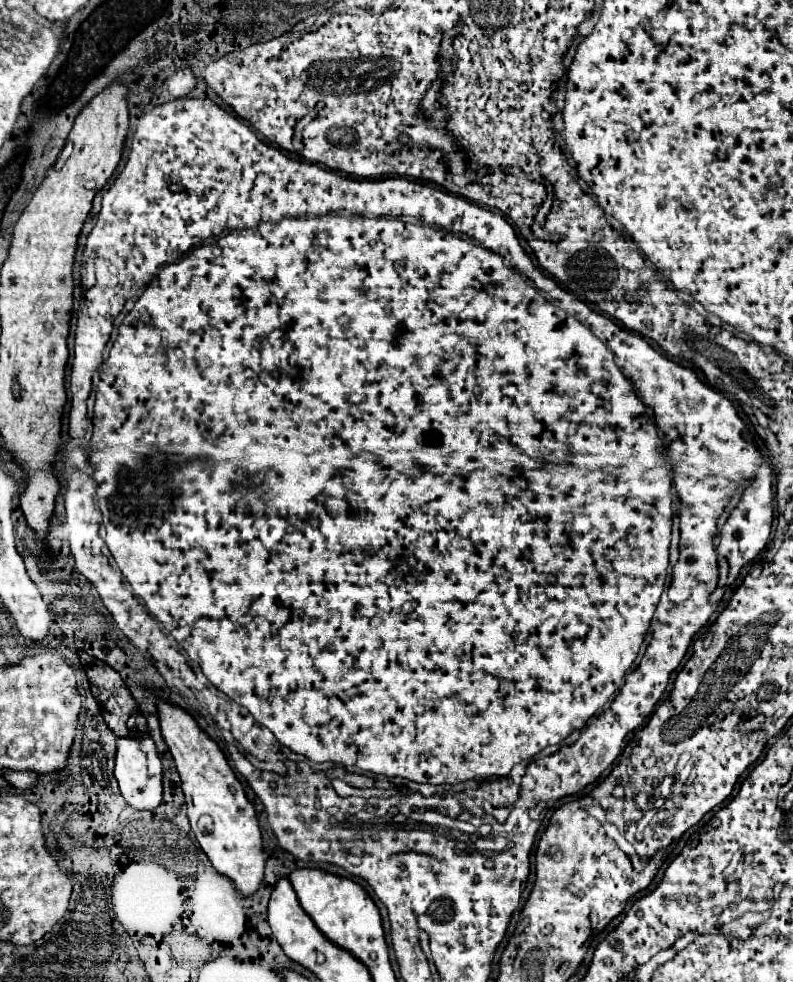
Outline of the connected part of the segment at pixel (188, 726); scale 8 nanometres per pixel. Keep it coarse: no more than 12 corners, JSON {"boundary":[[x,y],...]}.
{"boundary":[[157,702],[187,814],[213,868],[263,880],[255,810],[195,718]]}

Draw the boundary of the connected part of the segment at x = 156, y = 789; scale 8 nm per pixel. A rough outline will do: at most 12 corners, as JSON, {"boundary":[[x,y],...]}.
{"boundary":[[139,730],[117,738],[113,770],[137,810],[161,804],[163,766]]}

